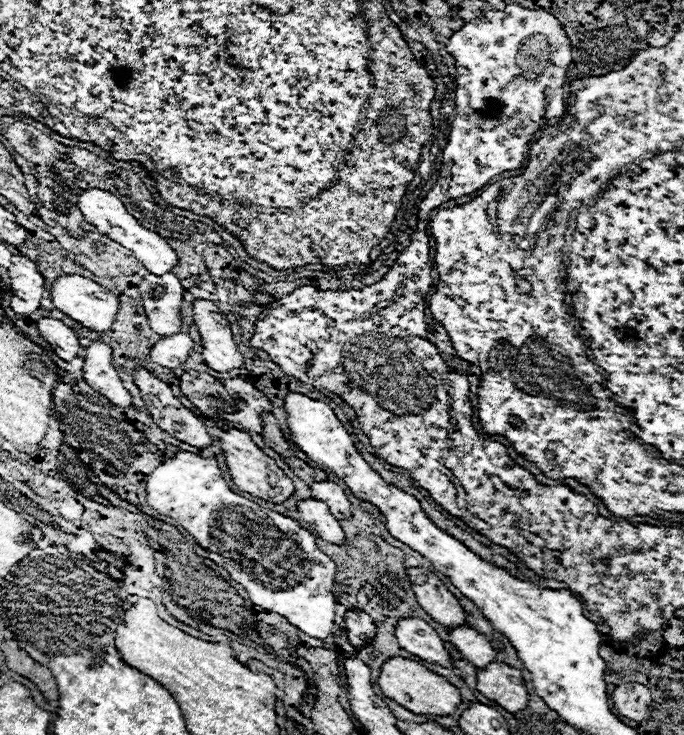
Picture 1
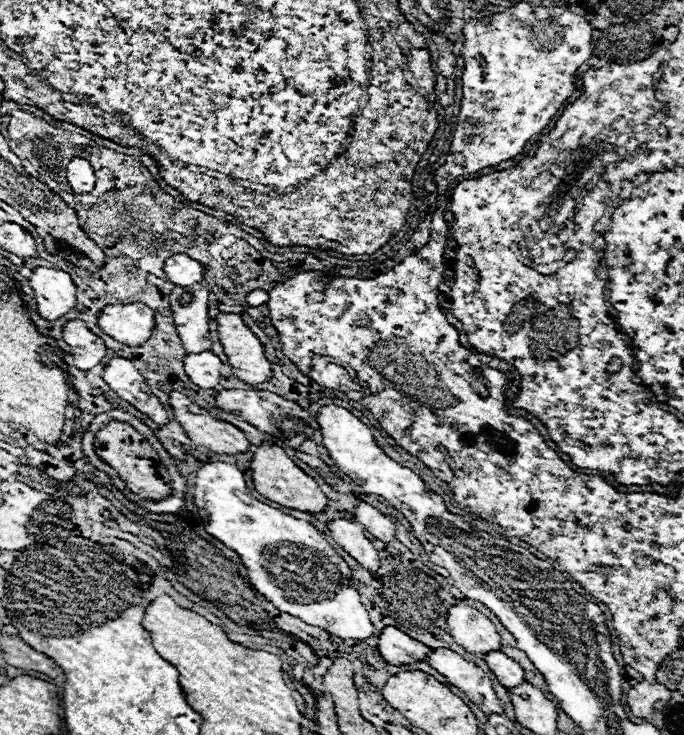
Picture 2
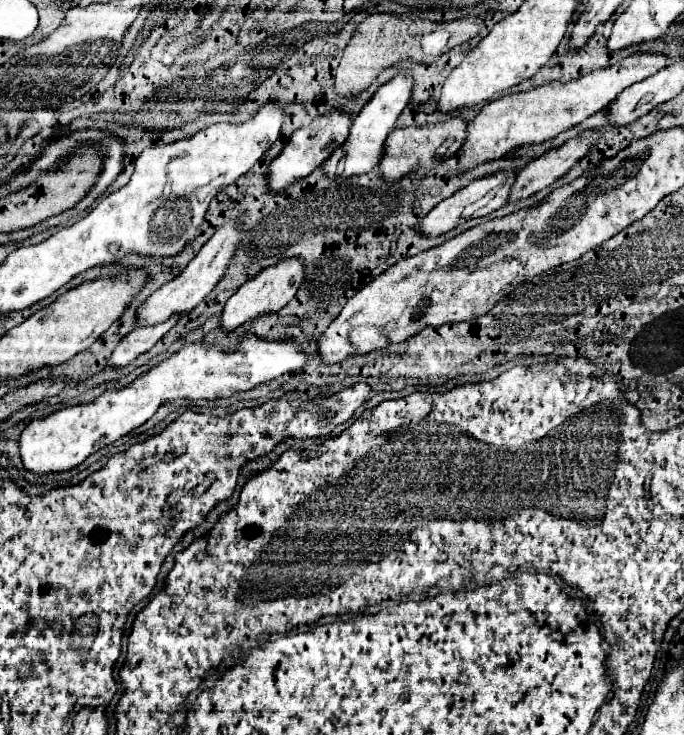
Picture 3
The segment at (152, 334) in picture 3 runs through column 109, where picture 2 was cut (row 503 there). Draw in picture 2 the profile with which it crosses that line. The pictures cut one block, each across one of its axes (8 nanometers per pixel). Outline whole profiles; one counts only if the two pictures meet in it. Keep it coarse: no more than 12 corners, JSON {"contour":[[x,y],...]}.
{"contour":[[360,502],[356,522],[382,542],[396,540],[394,522]]}

